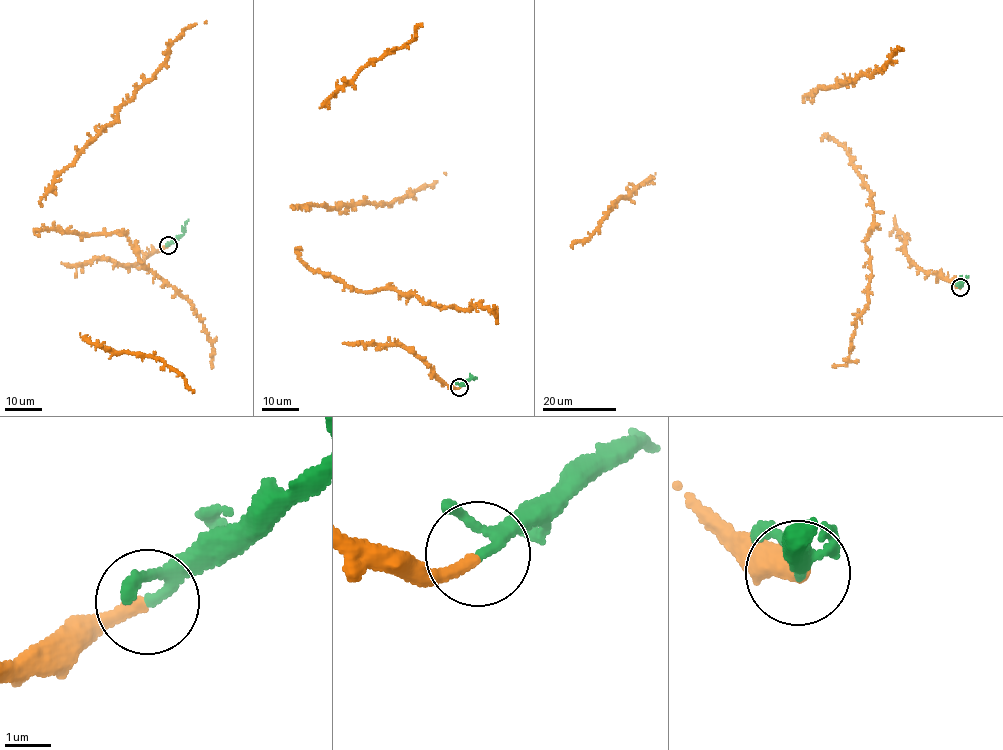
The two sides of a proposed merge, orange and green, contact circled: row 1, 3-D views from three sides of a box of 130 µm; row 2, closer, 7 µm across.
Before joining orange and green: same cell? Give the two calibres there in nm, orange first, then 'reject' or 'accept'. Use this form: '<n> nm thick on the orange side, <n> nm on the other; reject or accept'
280 nm thick on the orange side, 190 nm on the other; accept

